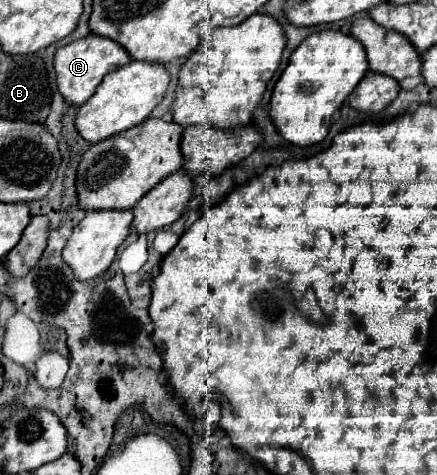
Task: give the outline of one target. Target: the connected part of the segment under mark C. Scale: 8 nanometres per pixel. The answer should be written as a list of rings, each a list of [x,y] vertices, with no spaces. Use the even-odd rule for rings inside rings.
[[[88,34],[86,38],[80,38],[80,40],[56,50],[54,70],[58,74],[58,90],[66,98],[66,102],[82,106],[94,94],[96,86],[104,80],[106,74],[128,64],[130,60],[132,58],[128,58],[128,52],[124,50],[124,46],[120,46],[108,38],[100,38],[98,34]]]

